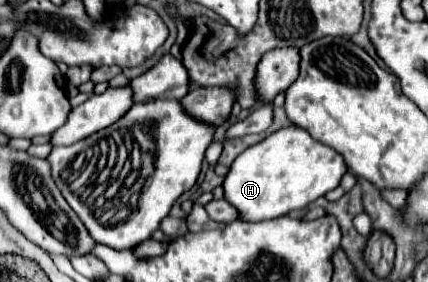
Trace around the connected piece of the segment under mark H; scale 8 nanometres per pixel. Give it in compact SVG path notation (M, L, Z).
M284 127L234 159L222 183L224 199L238 211L240 221L264 221L308 207L338 187L346 171L342 155L334 149L312 141L302 127Z

